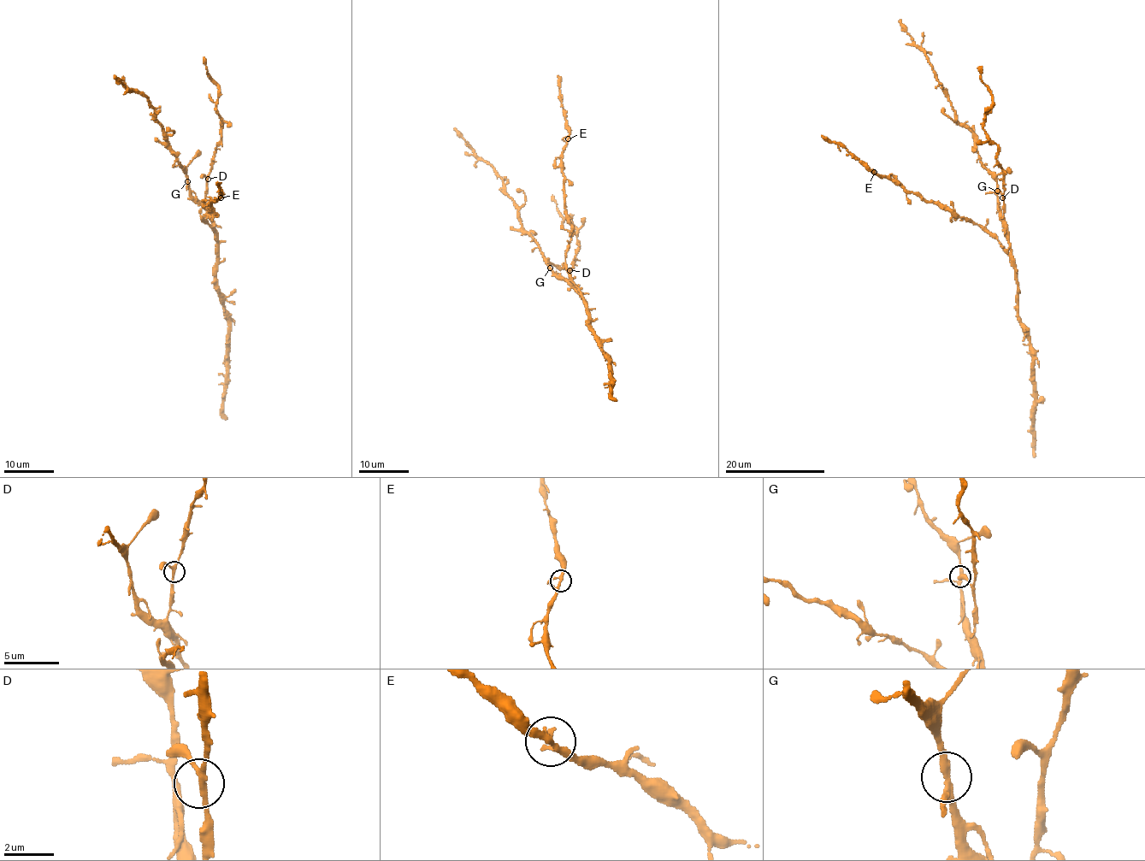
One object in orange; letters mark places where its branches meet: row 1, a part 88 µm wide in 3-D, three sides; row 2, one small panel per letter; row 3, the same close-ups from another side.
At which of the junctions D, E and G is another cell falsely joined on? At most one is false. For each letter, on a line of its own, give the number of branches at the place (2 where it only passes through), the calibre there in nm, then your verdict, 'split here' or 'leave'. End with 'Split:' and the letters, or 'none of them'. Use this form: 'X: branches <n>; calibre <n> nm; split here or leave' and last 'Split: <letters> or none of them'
D: branches 3; calibre 200 nm; leave
E: branches 3; calibre 220 nm; leave
G: branches 3; calibre 220 nm; leave
Split: none of them

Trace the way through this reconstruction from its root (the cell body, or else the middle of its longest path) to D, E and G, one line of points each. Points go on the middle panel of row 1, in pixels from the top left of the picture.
D: (575, 288), (569, 281), (569, 270)
E: (575, 288), (579, 294), (583, 293), (571, 281), (565, 264), (571, 229), (565, 211), (562, 155), (568, 138)
G: (575, 288), (550, 268)

